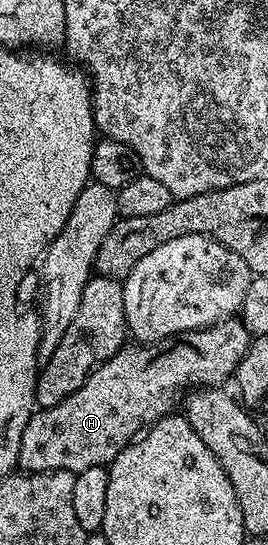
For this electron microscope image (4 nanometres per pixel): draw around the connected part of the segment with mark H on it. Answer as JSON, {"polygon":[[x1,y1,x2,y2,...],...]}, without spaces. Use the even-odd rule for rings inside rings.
{"polygon":[[234,316,202,330,175,334,156,344,122,346,119,352,115,352,115,356,92,370,85,383,74,394,67,396,67,400,54,406,34,409,27,420,27,428,23,428,23,440,19,444,17,461,20,469,30,474,38,474,44,470,66,470,77,475,87,468,108,467,142,431,165,415,174,413,176,406,173,405,176,404,177,397,179,402,190,388,217,388,224,383,221,382,224,378,232,379,250,341,251,331,245,327,240,317]]}

